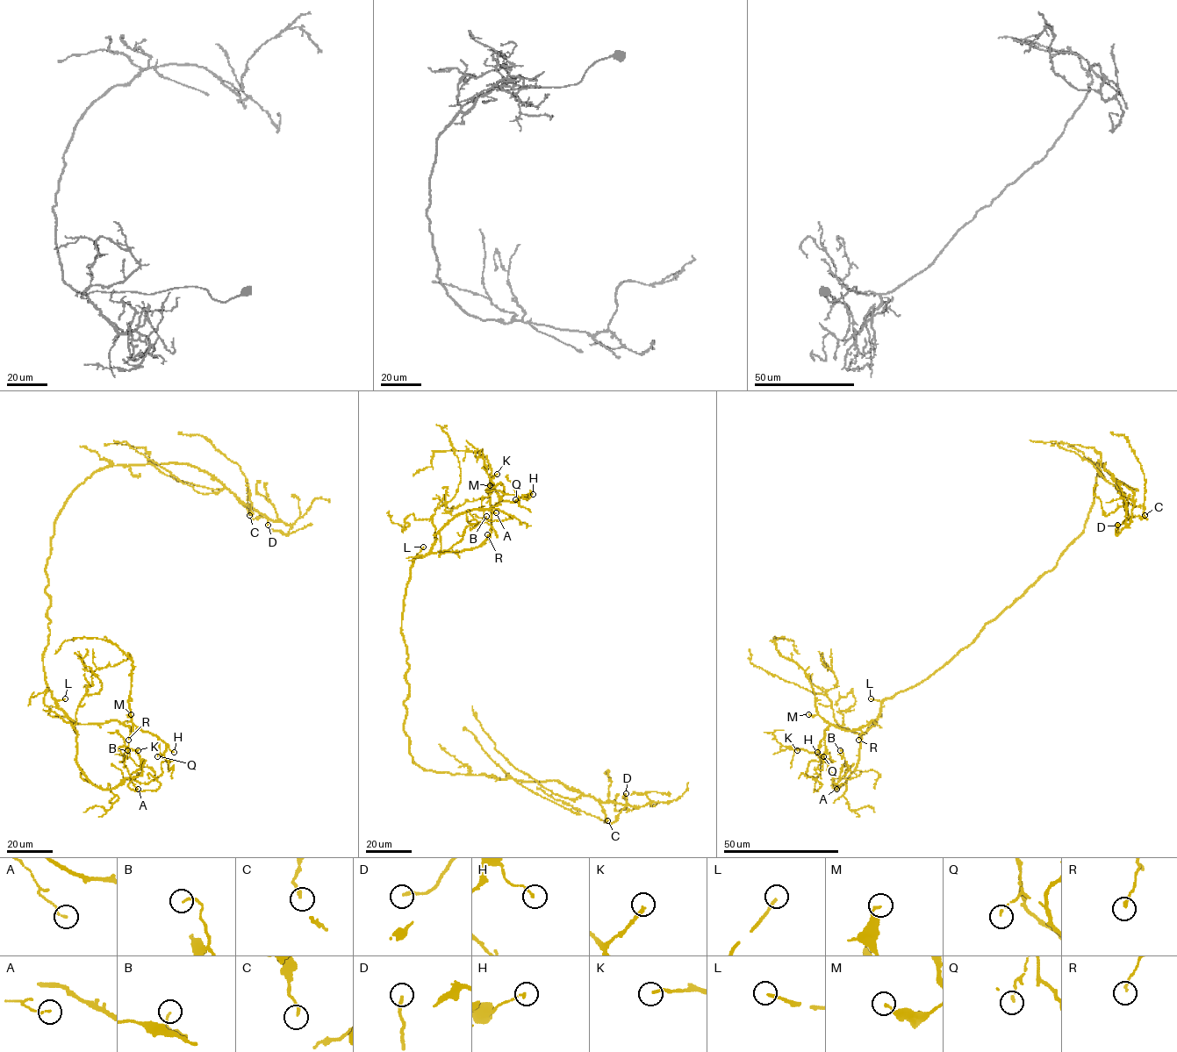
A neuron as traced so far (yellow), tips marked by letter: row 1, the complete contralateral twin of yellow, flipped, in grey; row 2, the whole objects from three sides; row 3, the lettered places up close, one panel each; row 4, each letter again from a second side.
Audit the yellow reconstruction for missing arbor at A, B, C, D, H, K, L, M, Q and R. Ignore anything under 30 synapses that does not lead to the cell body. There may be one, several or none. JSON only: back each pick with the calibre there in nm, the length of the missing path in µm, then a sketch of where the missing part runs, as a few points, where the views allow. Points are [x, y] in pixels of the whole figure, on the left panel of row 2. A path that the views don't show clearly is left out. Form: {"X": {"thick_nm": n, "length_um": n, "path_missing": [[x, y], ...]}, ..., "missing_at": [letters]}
{"L": {"thick_nm": 180, "length_um": 110}, "missing_at": ["L"]}

